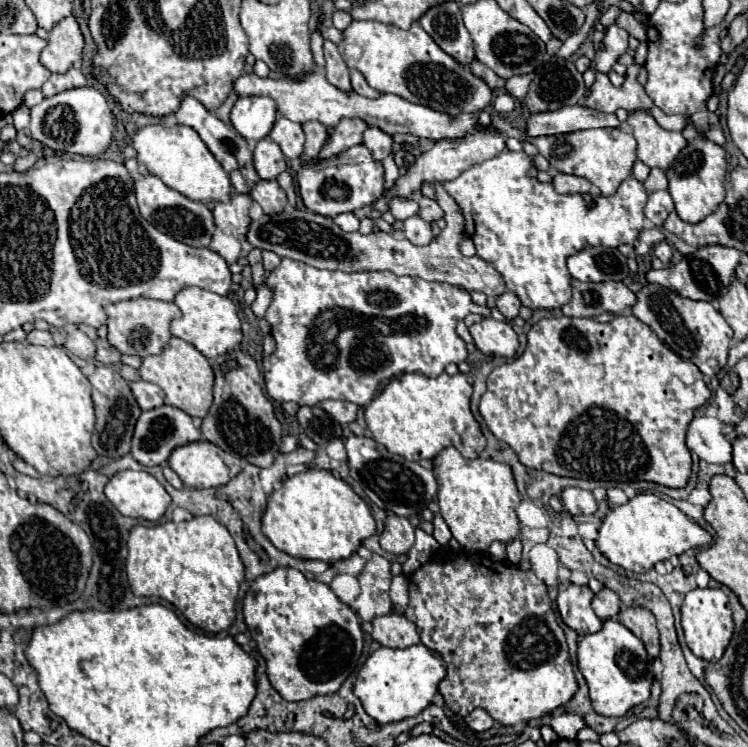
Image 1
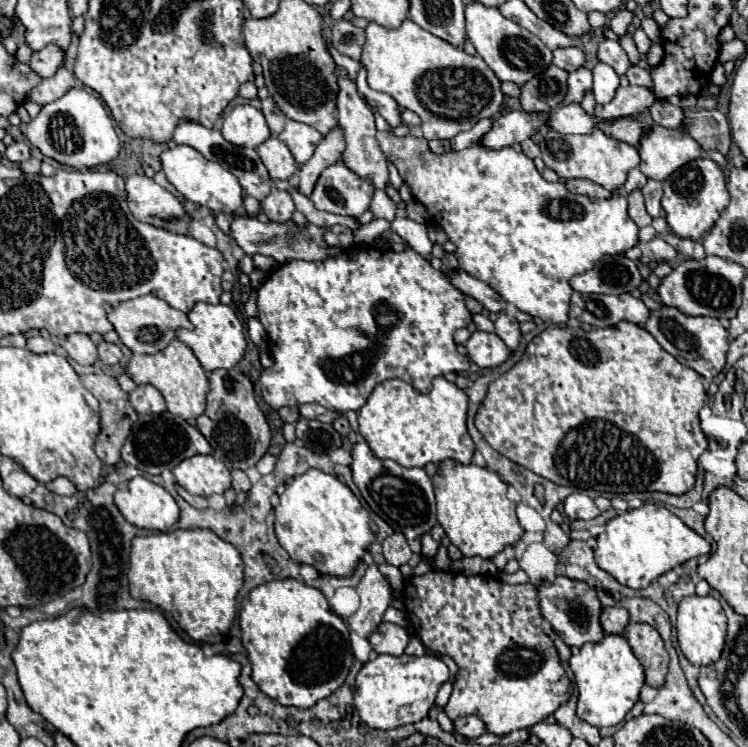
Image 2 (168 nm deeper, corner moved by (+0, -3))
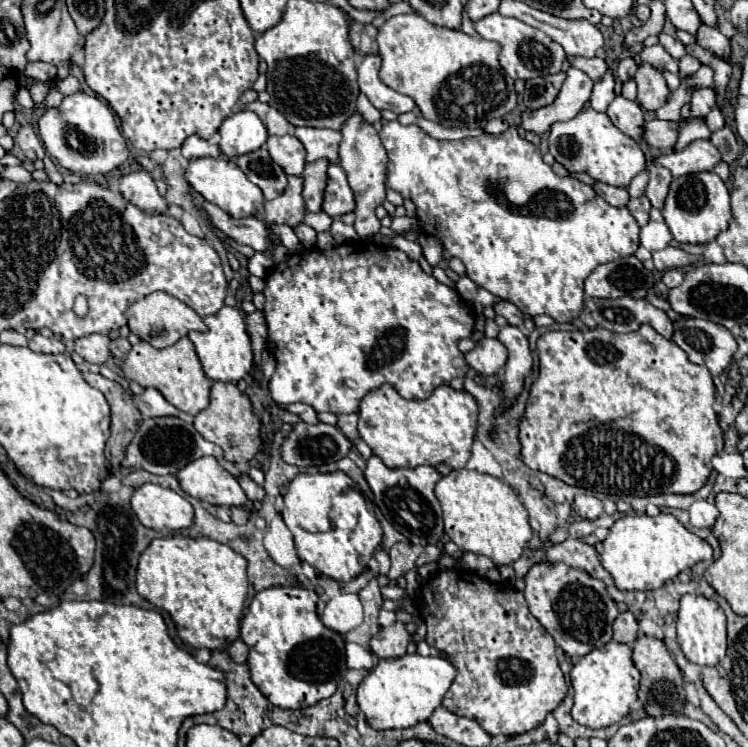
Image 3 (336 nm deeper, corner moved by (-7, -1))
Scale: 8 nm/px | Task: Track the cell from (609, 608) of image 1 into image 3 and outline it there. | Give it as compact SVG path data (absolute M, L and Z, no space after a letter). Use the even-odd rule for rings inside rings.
M631 611L619 613L619 617L613 621L613 639L627 645L633 645L637 639L637 619Z

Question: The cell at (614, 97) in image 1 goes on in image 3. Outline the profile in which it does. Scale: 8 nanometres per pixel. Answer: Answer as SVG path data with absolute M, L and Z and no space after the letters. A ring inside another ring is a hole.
M617 95L605 113L609 115L609 119L617 129L621 129L633 139L639 139L639 129L643 125L643 109L639 107L637 101L629 101Z

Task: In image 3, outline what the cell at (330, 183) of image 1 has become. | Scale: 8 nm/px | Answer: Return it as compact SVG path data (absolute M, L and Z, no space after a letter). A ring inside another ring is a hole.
M339 163L329 165L329 181L323 197L323 211L333 219L355 209L355 195L347 183L345 171Z

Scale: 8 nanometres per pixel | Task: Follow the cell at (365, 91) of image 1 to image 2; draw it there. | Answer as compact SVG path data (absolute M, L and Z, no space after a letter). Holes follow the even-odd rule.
M364 67L358 71L356 87L358 87L358 93L362 95L362 99L368 103L368 107L370 107L370 109L378 109L378 113L380 113L392 127L398 127L398 125L402 123L402 119L400 119L400 107L398 107L398 103L394 101L394 97L388 95L388 93L380 93L380 91L370 89L368 83L366 83L366 69L364 69Z

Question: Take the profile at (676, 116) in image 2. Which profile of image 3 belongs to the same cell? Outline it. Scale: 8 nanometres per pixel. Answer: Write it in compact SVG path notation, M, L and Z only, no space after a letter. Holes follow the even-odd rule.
M641 63L635 73L635 81L637 81L637 89L639 89L637 101L641 107L645 107L647 111L657 111L659 107L665 105L669 87L659 69L655 69L649 63Z

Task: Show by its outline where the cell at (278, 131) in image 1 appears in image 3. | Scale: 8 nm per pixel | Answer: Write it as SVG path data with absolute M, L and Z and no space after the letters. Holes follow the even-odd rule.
M295 127L293 135L303 143L307 151L307 161L317 161L321 157L329 163L337 163L337 151L341 143L341 133L333 129L313 129L313 127Z

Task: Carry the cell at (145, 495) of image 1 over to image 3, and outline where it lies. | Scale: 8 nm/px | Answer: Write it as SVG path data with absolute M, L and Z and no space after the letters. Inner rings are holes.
M145 483L135 489L131 497L131 509L145 527L155 531L177 531L193 523L191 503L173 489L155 483Z

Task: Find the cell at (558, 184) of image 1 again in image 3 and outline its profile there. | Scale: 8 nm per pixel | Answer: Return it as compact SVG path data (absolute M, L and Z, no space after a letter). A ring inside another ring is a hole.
M597 181L597 183L593 185L593 191L595 191L599 197L603 197L609 205L615 205L615 207L623 207L623 205L627 205L627 201L629 201L629 193L627 193L627 189L623 189L623 187L613 187L613 185L607 185L607 183Z

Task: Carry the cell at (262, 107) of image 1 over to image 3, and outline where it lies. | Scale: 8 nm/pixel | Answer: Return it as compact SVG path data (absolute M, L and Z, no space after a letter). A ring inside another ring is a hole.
M239 111L227 117L219 127L219 135L219 147L227 159L259 149L269 137L263 121L253 111Z

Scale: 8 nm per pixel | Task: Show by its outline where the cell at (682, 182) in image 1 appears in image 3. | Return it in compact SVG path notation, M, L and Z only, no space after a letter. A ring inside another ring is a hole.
M701 171L673 179L665 207L663 207L665 223L669 225L673 237L679 243L709 243L721 231L727 229L731 221L731 205L729 205L729 189L721 181L715 171Z

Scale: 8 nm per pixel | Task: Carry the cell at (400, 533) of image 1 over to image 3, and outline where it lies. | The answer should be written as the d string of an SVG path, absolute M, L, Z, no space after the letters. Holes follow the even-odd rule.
M409 541L395 543L391 547L391 551L389 551L389 557L391 557L391 569L387 573L389 579L399 579L409 569L413 569L415 561L417 561L417 553L413 551L413 547L411 547Z

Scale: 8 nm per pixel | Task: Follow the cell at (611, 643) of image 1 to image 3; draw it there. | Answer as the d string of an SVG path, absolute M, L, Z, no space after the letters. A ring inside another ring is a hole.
M609 641L607 645L593 649L575 661L571 669L571 685L575 691L575 705L571 709L571 715L577 723L591 729L601 729L619 723L629 713L631 705L637 701L641 679L641 673L633 665L631 655L633 651L629 645Z

